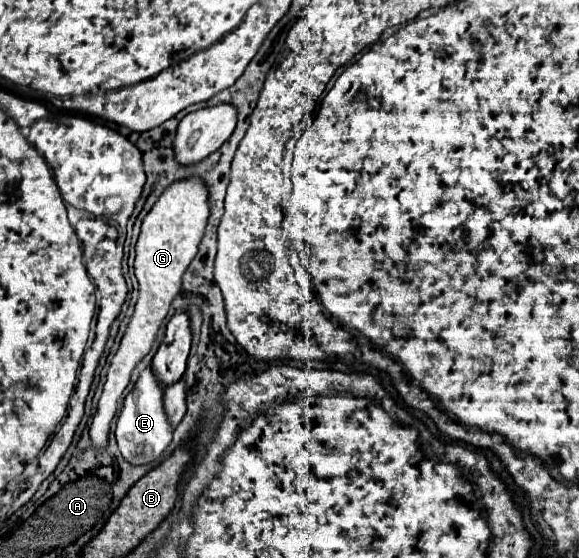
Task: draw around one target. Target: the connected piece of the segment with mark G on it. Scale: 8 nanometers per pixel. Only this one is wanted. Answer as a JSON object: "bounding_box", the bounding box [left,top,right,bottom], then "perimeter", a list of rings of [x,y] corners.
{"bounding_box":[89,177,209,449],"perimeter":[[[191,177],[185,181],[173,183],[153,205],[149,215],[145,217],[141,225],[141,235],[135,245],[135,275],[139,281],[139,299],[135,303],[133,317],[125,329],[125,335],[121,339],[121,345],[117,353],[113,355],[113,361],[107,371],[107,381],[97,405],[97,413],[93,417],[89,435],[93,441],[95,449],[105,449],[107,447],[107,435],[109,435],[109,425],[111,419],[115,417],[117,411],[117,401],[125,387],[129,385],[131,371],[135,365],[149,353],[155,335],[159,331],[159,325],[167,317],[167,311],[171,307],[173,297],[181,289],[181,277],[193,257],[197,255],[199,241],[205,233],[205,225],[209,219],[209,201],[207,201],[207,189],[203,181]]]}

